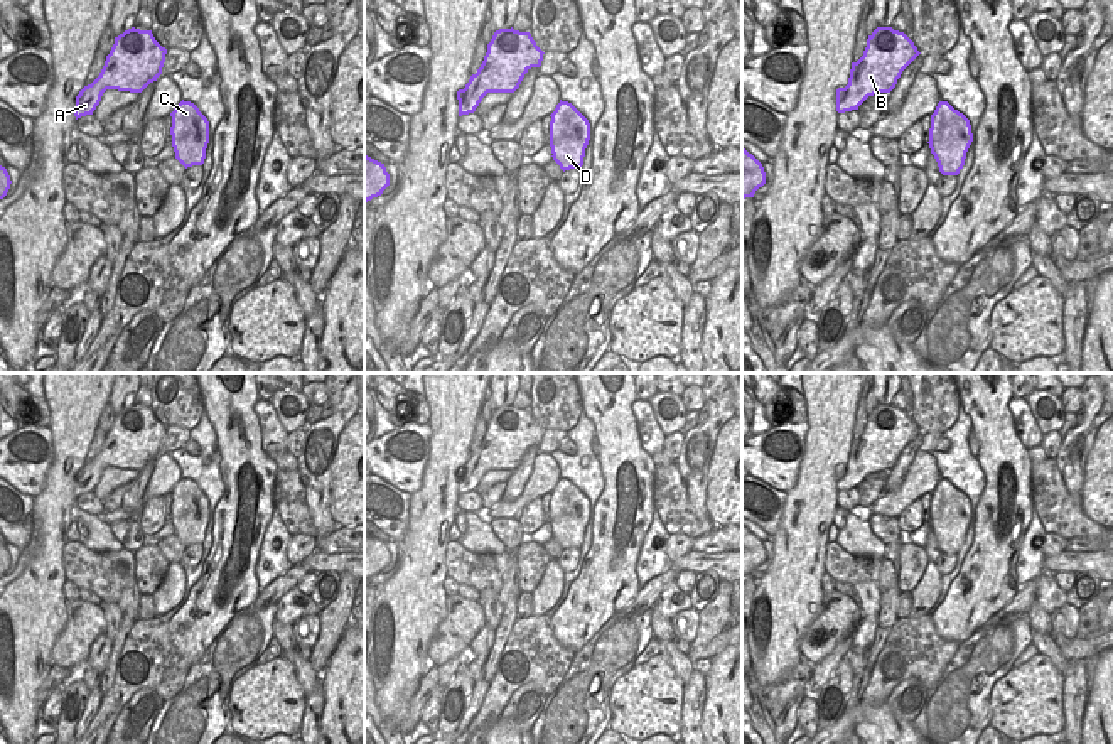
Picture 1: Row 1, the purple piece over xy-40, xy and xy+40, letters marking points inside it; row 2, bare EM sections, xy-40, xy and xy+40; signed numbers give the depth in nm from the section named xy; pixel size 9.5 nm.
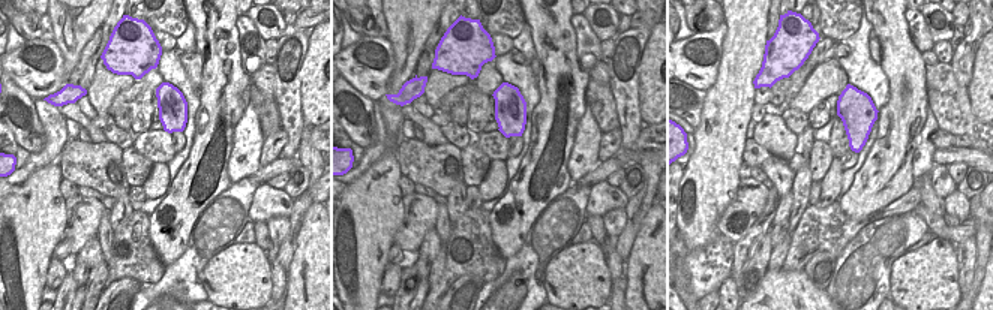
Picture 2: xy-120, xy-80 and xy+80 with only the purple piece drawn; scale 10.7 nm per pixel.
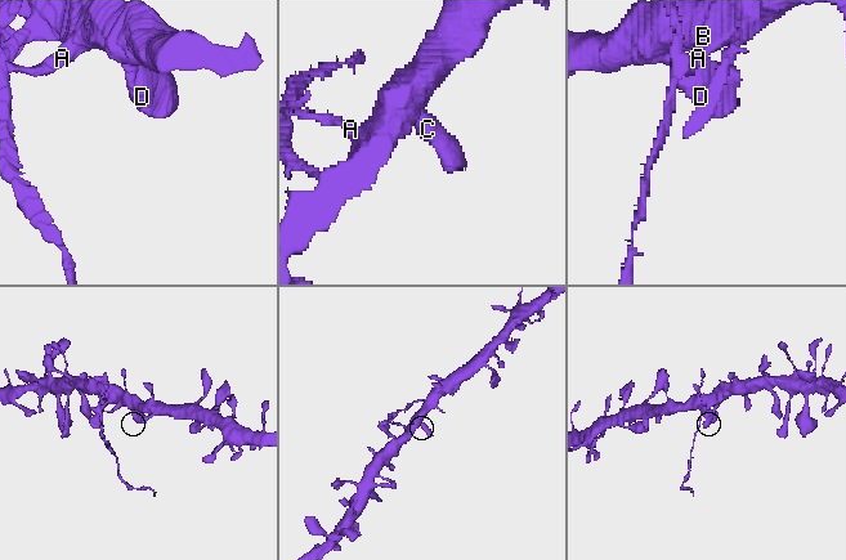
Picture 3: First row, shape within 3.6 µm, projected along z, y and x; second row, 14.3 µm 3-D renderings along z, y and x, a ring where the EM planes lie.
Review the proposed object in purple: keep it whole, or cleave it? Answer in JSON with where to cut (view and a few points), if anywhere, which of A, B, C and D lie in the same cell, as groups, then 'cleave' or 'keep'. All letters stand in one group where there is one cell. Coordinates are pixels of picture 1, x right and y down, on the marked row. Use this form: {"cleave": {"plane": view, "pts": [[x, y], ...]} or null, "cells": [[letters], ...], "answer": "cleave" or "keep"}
{"cleave": {"plane": "xy", "pts": [[478, 98], [467, 91], [459, 102]]}, "cells": [["A"], ["B", "C", "D"]], "answer": "cleave"}

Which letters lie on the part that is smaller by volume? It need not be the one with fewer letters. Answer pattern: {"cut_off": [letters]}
{"cut_off": ["A"]}

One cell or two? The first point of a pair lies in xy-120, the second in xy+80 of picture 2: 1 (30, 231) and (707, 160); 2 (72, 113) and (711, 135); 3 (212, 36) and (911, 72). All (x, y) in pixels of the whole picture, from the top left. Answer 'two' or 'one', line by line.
1: one
2: two
3: one

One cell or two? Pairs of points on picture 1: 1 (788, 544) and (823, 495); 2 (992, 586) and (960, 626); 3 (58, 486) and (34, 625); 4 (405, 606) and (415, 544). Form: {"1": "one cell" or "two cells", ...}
{"1": "one cell", "2": "one cell", "3": "one cell", "4": "one cell"}

